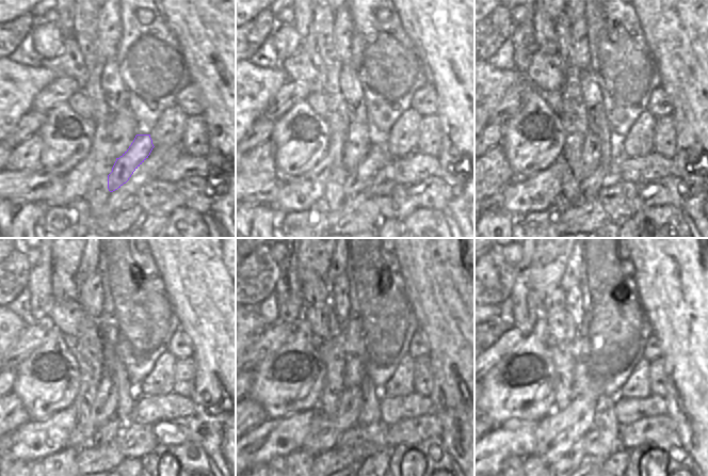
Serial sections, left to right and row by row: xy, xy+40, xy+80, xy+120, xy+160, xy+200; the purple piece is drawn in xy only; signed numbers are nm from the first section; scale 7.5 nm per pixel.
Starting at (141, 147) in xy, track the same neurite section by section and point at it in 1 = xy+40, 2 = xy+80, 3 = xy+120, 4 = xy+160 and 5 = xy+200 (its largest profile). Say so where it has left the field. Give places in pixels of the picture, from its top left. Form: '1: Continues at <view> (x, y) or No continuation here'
1: Continues at xy+40 (359, 179)
2: Continues at xy+80 (591, 186)
3: Continues at xy+120 (131, 449)
4: Continues at xy+160 (364, 448)
5: Continues at xy+200 (588, 449).

